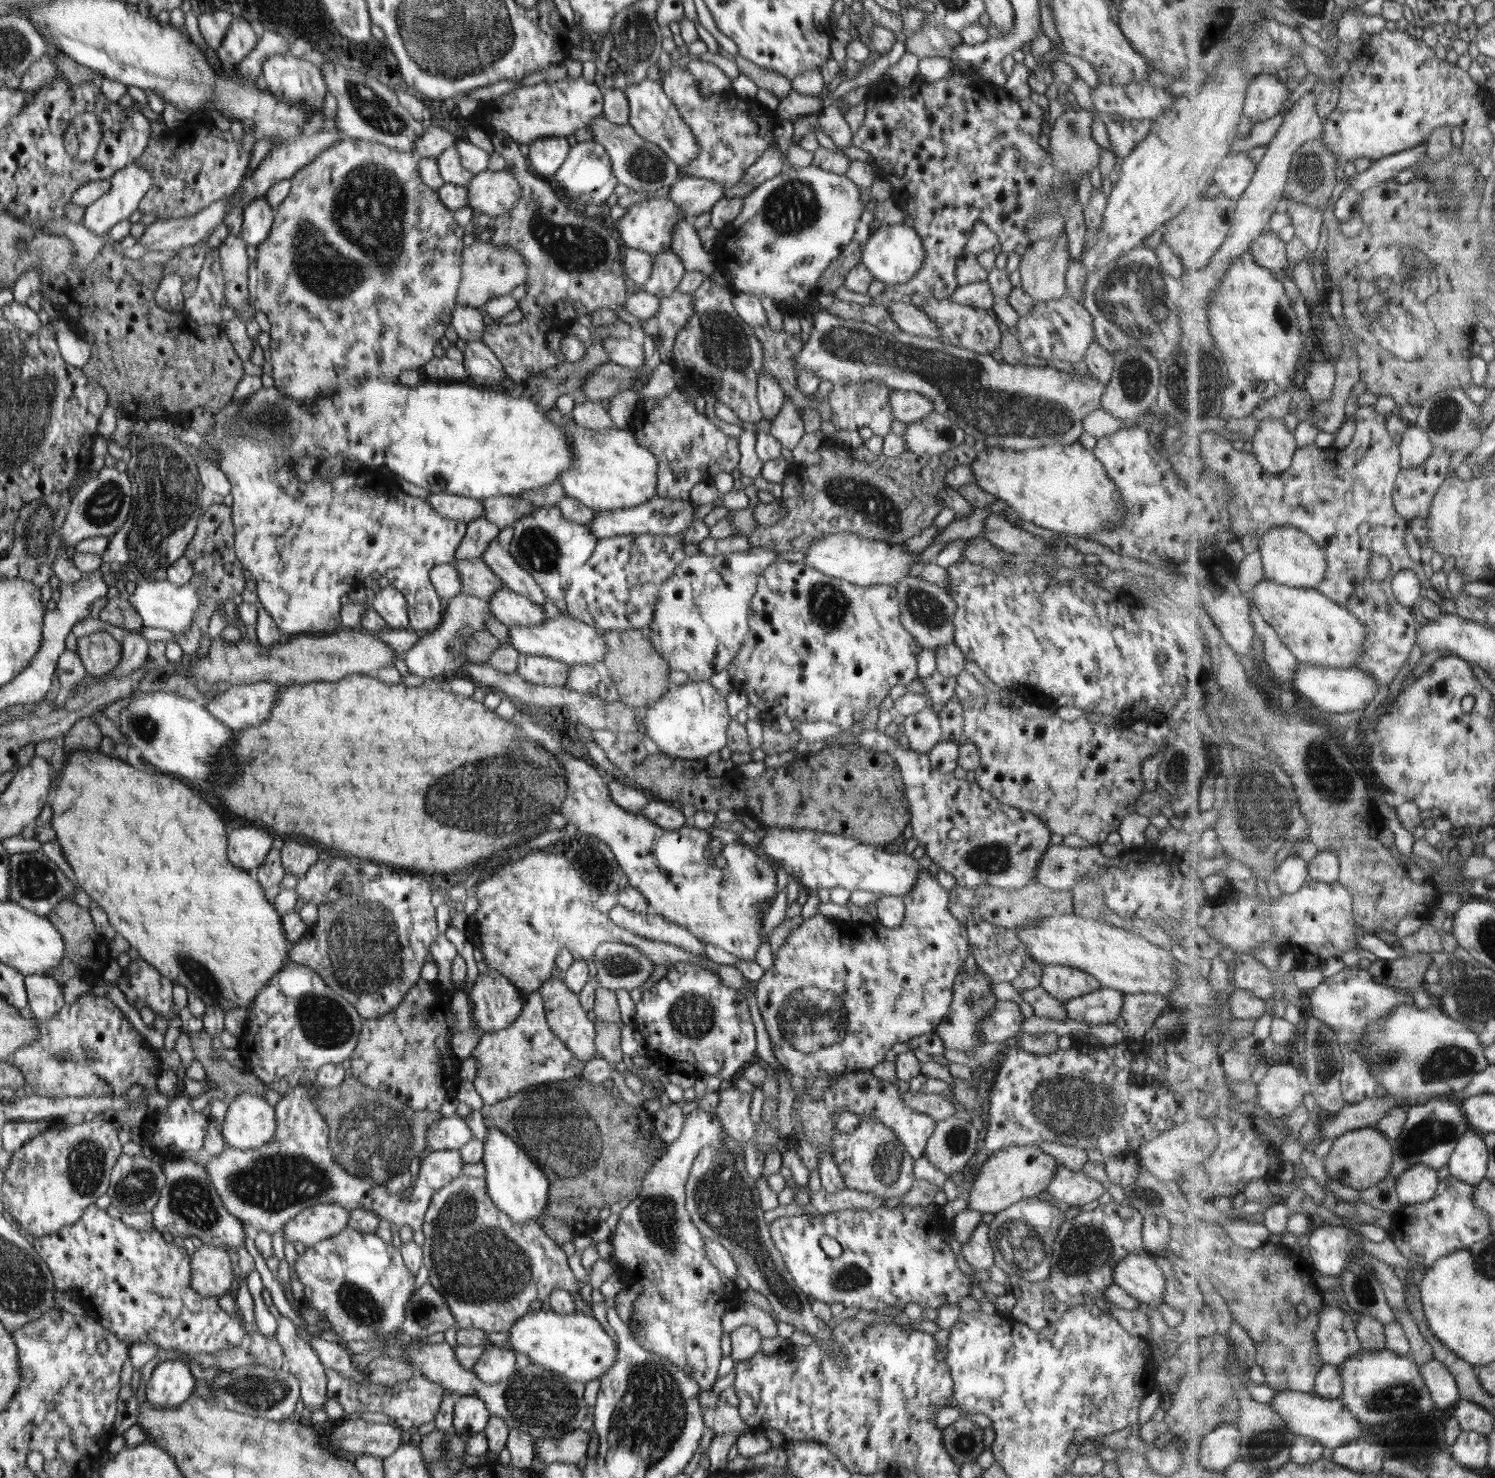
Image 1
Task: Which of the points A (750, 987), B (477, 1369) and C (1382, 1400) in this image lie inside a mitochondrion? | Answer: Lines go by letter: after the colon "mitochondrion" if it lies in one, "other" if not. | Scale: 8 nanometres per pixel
A: other
B: other
C: mitochondrion

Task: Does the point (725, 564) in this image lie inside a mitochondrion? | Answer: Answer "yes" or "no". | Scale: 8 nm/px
no

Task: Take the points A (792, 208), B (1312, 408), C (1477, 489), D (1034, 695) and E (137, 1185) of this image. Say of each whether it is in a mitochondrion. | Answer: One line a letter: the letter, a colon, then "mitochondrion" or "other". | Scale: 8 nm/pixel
A: mitochondrion
B: other
C: other
D: other
E: mitochondrion

